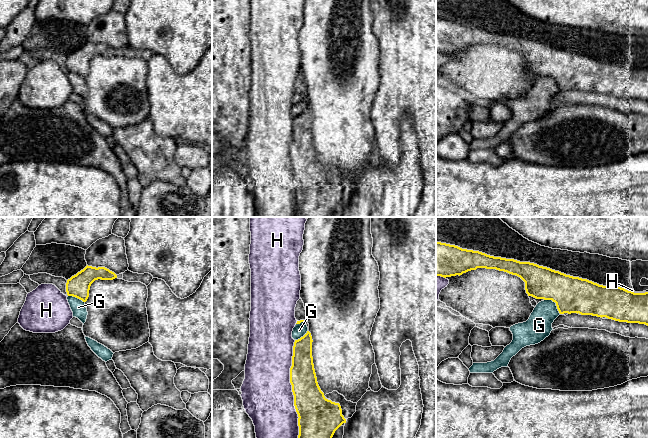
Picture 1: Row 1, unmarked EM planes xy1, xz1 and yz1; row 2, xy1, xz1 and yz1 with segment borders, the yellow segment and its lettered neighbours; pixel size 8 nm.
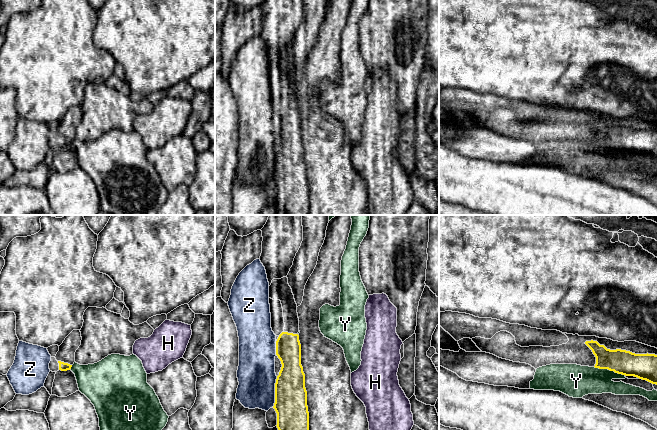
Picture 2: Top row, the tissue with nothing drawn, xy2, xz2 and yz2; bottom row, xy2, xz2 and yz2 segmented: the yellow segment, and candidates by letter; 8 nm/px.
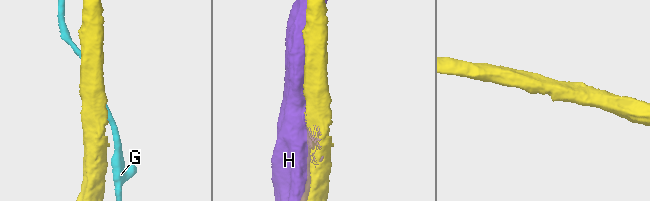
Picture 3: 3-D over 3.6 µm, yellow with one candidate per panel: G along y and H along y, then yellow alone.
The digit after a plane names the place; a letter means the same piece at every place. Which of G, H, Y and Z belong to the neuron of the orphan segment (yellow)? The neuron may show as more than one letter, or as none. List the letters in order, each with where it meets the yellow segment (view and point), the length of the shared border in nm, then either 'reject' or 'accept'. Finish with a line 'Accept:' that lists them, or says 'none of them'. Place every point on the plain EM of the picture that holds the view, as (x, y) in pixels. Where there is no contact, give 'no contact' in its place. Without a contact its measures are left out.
G: contact yz1 (555, 78); length 180 nm; reject
H: contact xz1 (292, 165); length 800 nm; reject
Y: contact yz2 (610, 146); length 260 nm; reject
Z: contact xz2 (275, 167); length 260 nm; reject
Accept: none of them

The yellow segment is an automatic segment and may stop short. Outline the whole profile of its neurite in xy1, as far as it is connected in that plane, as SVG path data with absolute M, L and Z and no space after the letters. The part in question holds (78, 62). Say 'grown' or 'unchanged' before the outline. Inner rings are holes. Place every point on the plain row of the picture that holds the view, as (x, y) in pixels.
unchanged; M86 42L67 56L66 68L68 72L76 73L83 78L86 78L89 73L91 60L98 55L113 56L117 51L105 43Z

